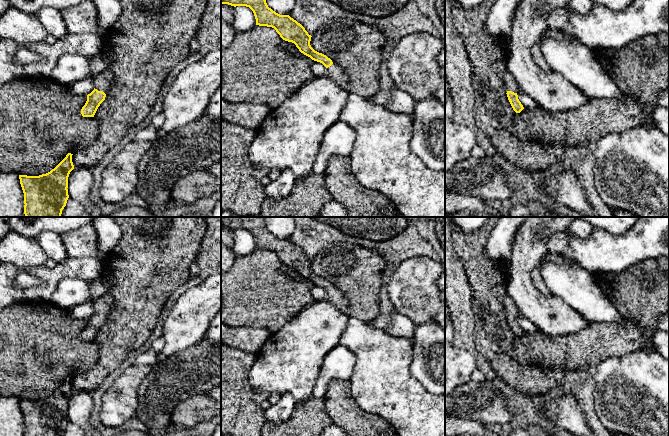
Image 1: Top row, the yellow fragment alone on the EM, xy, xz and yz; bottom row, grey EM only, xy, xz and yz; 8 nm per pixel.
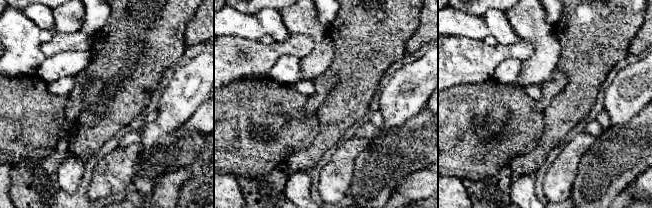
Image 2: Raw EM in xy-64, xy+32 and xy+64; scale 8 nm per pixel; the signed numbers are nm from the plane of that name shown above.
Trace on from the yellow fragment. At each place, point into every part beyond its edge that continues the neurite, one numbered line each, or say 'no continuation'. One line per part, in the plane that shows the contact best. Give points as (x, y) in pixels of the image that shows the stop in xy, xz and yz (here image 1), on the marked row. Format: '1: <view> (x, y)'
1: xy (102, 82)

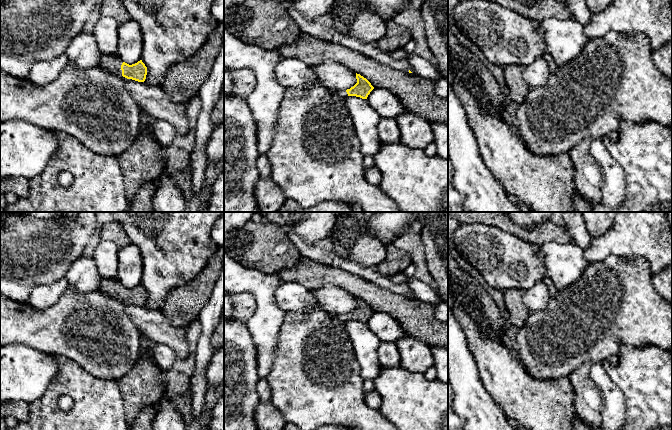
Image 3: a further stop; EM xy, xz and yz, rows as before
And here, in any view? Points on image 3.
1: xy (112, 64)

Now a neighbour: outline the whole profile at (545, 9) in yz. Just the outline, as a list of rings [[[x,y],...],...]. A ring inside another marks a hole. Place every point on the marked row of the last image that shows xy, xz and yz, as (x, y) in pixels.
[[[485,0],[496,2],[503,7],[519,13],[520,15],[532,19],[557,19],[575,20],[566,2],[556,0],[542,0],[537,4],[526,4],[517,0]]]

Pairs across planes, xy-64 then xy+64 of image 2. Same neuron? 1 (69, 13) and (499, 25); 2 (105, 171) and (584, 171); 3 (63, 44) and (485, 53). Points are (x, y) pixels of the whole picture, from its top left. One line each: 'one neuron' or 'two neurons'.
1: two neurons
2: two neurons
3: one neuron

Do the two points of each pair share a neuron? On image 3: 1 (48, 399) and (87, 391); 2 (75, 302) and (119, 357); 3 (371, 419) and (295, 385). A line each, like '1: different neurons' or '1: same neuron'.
1: same neuron
2: same neuron
3: same neuron

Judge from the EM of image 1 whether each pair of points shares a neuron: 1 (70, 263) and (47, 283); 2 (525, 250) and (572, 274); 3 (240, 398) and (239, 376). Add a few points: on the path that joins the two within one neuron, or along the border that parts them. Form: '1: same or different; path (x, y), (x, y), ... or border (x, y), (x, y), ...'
1: same; path (64, 269), (53, 277)
2: different; border (540, 263), (537, 265)
3: same; path (239, 393), (239, 381)

